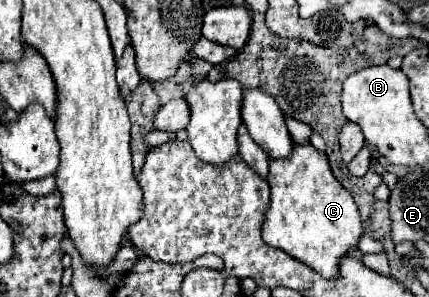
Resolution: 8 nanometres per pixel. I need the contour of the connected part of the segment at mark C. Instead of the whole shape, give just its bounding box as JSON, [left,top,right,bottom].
[261,143,363,279]

